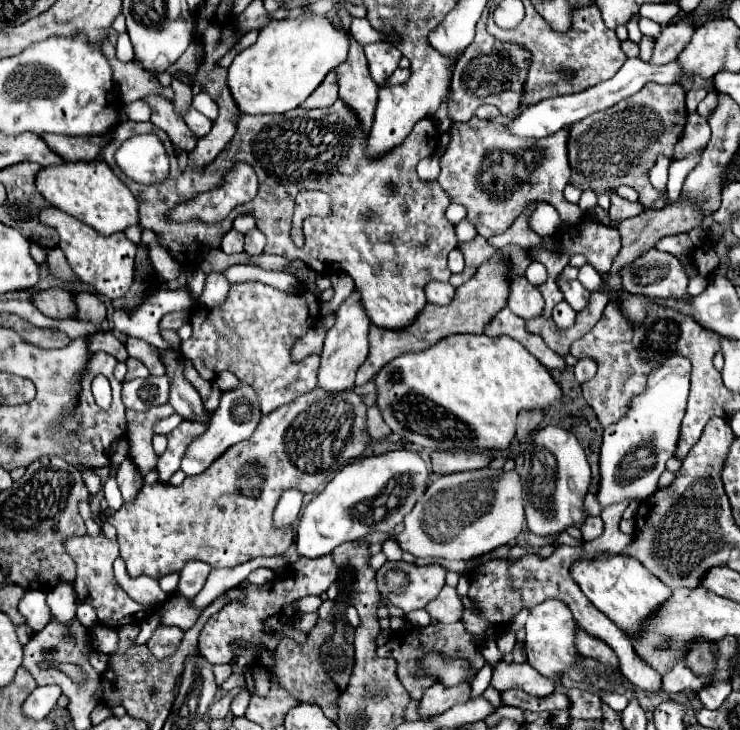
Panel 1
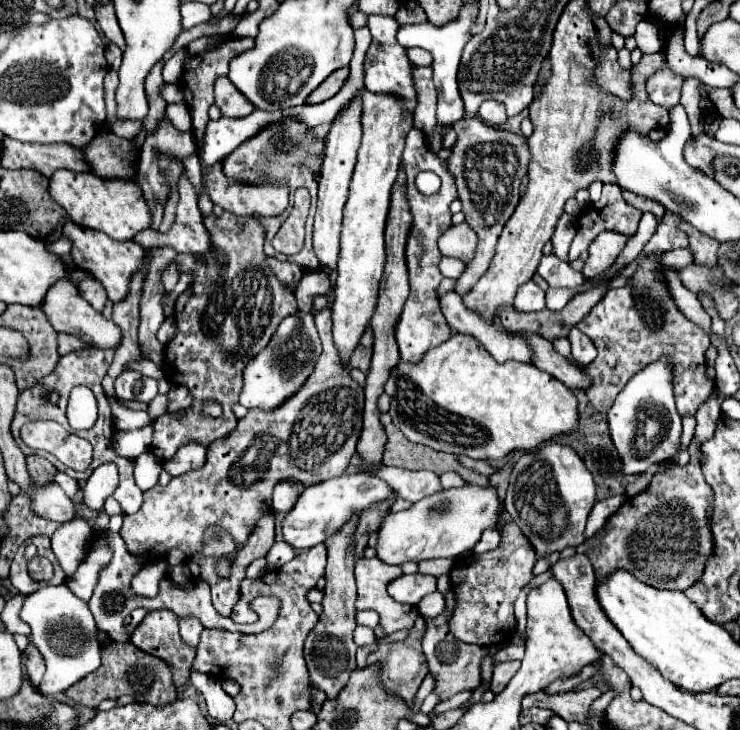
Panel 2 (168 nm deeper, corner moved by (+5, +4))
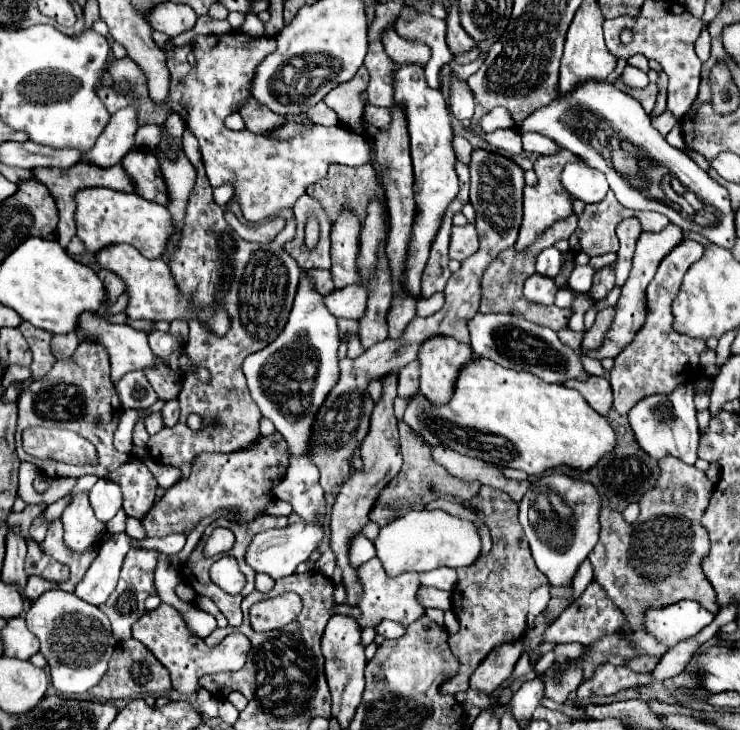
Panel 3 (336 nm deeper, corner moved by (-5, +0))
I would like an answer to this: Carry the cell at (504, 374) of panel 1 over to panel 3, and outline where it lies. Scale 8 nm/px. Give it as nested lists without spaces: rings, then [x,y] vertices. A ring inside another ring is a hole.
[[[479,358],[461,370],[453,398],[441,408],[433,406],[421,392],[417,392],[409,400],[403,422],[421,432],[431,446],[441,444],[471,458],[523,470],[529,476],[541,476],[543,472],[561,466],[587,472],[591,466],[595,466],[595,462],[599,462],[599,458],[603,458],[603,454],[609,454],[617,442],[617,434],[611,424],[597,414],[577,390],[571,390],[563,384],[547,384],[529,372],[503,368],[487,358]]]

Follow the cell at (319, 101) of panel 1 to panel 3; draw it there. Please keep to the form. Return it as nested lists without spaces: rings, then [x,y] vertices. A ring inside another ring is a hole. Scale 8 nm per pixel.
[[[359,68],[351,82],[337,86],[327,94],[325,104],[337,112],[337,116],[344,126],[363,136],[374,136],[377,128],[367,124],[364,118],[364,105],[361,104],[361,92],[365,92],[369,82],[367,68]]]

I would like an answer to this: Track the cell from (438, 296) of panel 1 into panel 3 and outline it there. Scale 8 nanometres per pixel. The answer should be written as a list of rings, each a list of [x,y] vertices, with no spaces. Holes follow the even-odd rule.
[[[475,314],[469,322],[469,332],[471,332],[471,348],[477,356],[489,358],[505,368],[515,368],[515,370],[527,370],[535,376],[539,376],[545,382],[555,382],[563,384],[567,380],[583,380],[589,378],[581,364],[581,356],[565,346],[557,334],[551,328],[543,328],[537,324],[527,322],[521,316],[511,316],[511,314]]]

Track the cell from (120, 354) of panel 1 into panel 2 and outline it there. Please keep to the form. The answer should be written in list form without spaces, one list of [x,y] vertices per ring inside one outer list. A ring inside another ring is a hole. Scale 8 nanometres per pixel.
[[[65,332],[59,334],[59,354],[61,356],[65,356],[65,354],[69,354],[73,350],[81,350],[81,348],[89,348],[89,344],[83,342],[81,338],[73,336],[73,334],[65,334]]]

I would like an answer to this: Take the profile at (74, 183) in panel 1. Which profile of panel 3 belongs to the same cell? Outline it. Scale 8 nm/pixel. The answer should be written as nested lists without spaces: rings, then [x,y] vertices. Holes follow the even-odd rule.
[[[87,188],[77,192],[77,236],[83,240],[87,252],[97,254],[99,250],[111,244],[131,244],[135,246],[145,258],[161,258],[167,250],[169,238],[175,234],[171,214],[167,208],[155,202],[141,198],[139,194],[115,192],[109,188]]]

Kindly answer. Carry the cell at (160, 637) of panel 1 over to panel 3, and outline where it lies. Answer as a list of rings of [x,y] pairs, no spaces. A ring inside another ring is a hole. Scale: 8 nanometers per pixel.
[[[159,604],[155,610],[145,612],[135,624],[133,624],[133,638],[143,642],[153,654],[155,658],[169,670],[171,674],[171,684],[173,690],[177,690],[179,694],[195,694],[199,690],[199,678],[203,674],[215,674],[215,672],[237,672],[243,668],[247,652],[251,648],[247,636],[243,634],[231,634],[227,636],[221,644],[209,648],[203,638],[195,636],[179,610],[175,610],[169,604]]]

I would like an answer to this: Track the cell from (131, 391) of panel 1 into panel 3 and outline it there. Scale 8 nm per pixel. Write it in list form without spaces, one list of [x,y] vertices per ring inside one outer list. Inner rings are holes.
[[[129,372],[129,374],[125,374],[115,384],[115,390],[117,390],[119,400],[121,400],[125,410],[129,410],[129,408],[141,410],[141,408],[149,408],[151,404],[157,402],[157,394],[151,388],[151,384],[147,382],[143,372]]]

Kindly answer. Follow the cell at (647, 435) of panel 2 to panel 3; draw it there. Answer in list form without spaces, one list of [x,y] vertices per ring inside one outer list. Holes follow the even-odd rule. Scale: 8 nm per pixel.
[[[679,386],[669,394],[653,394],[645,396],[643,400],[633,406],[629,412],[629,424],[635,432],[639,446],[653,458],[661,460],[663,456],[671,454],[685,464],[695,464],[697,460],[697,444],[699,444],[699,426],[697,426],[697,408],[693,404],[695,386]]]

